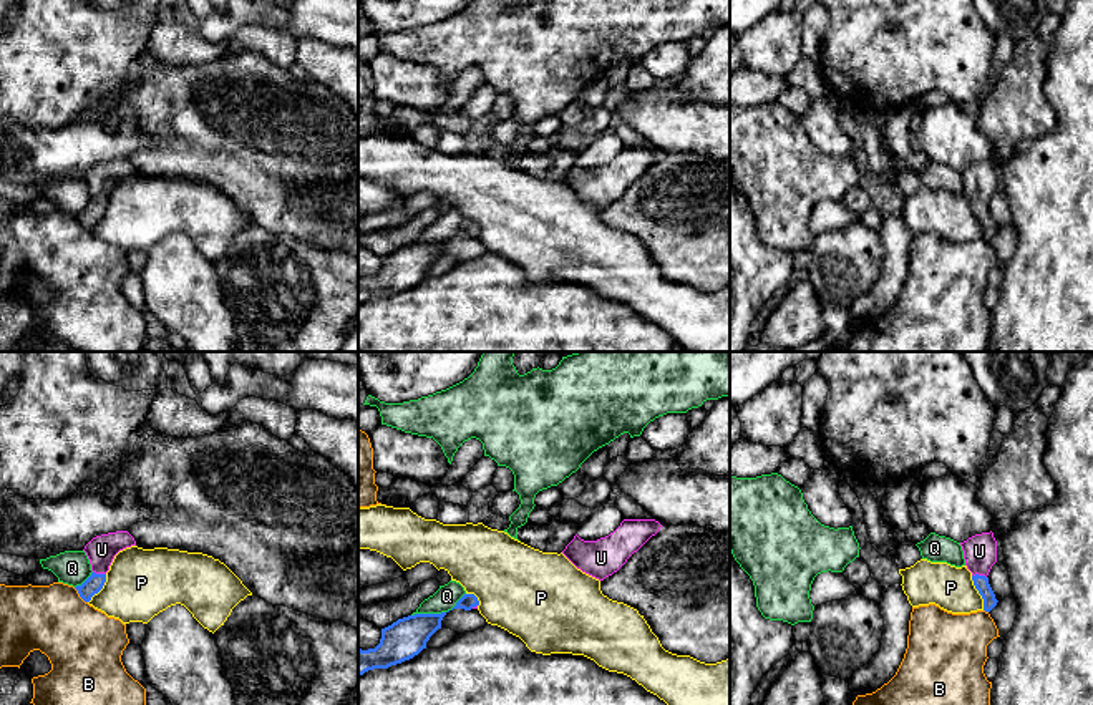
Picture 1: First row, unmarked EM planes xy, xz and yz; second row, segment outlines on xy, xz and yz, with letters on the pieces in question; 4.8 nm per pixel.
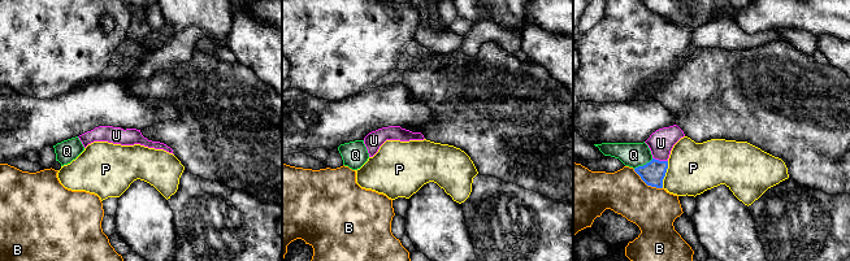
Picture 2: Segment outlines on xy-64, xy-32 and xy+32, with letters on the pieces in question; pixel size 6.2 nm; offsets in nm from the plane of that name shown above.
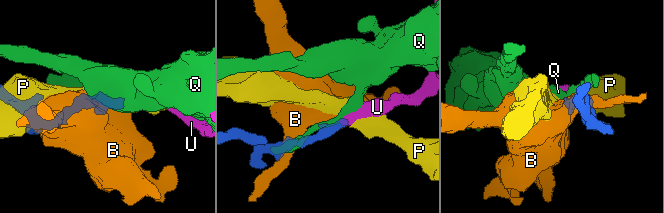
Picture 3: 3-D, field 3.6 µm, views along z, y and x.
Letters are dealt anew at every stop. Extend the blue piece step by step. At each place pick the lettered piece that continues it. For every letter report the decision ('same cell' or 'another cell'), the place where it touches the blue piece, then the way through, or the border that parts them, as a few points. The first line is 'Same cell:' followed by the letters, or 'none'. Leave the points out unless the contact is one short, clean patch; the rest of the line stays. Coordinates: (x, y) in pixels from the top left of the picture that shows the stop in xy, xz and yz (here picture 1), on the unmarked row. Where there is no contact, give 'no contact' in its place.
Same cell: U
B: another cell | xy (80, 224)
P: another cell | yz (979, 221) | along yz (971, 204), (984, 238)
Q: another cell | xz (438, 243)
U: same cell | yz (977, 203) | across yz (981, 211), (977, 203), (979, 179)

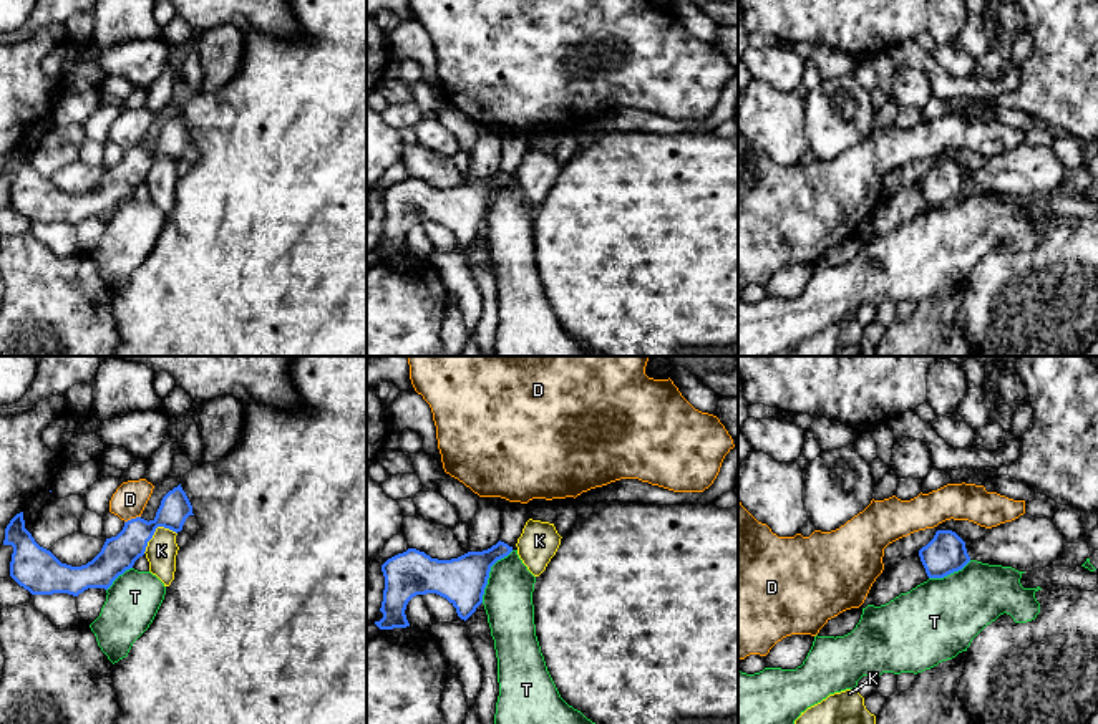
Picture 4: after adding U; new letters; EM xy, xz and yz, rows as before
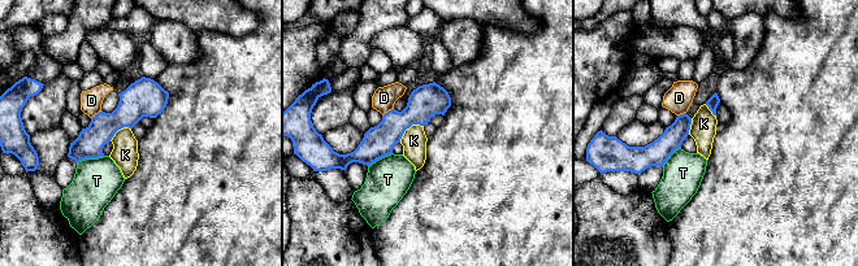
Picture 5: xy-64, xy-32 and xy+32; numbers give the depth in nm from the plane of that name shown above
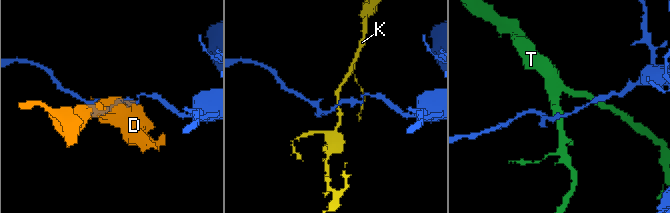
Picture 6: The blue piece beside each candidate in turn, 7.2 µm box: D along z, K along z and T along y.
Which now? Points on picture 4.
Same cell: none
D: another cell | xy (131, 148)
K: another cell | xy (155, 159) | along xy (176, 161), (158, 156), (143, 181)
T: another cell | xz (488, 202) | along xz (513, 179), (491, 196), (481, 231)

